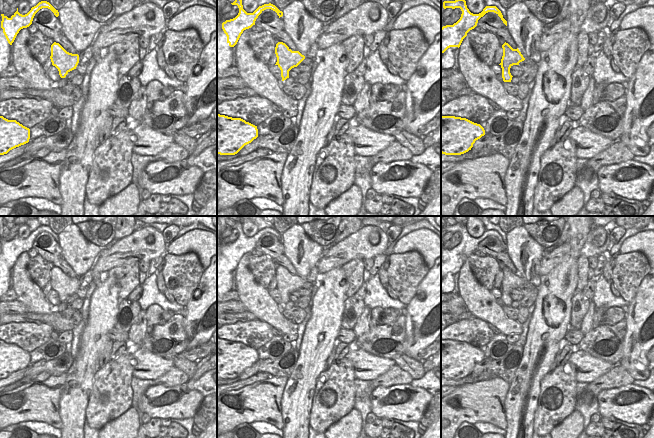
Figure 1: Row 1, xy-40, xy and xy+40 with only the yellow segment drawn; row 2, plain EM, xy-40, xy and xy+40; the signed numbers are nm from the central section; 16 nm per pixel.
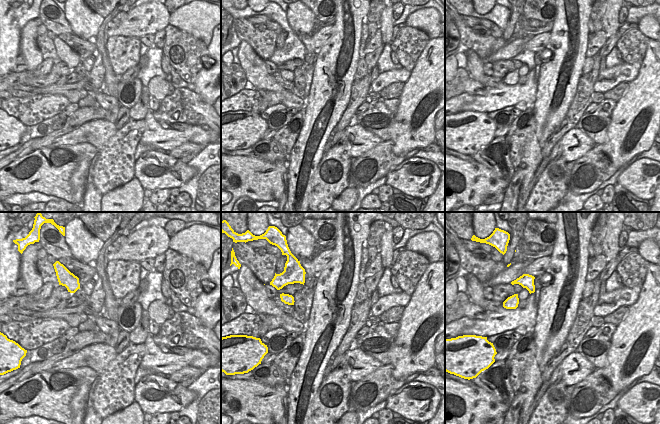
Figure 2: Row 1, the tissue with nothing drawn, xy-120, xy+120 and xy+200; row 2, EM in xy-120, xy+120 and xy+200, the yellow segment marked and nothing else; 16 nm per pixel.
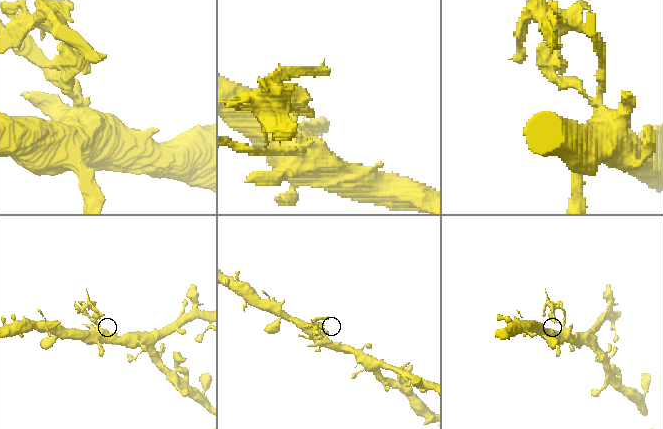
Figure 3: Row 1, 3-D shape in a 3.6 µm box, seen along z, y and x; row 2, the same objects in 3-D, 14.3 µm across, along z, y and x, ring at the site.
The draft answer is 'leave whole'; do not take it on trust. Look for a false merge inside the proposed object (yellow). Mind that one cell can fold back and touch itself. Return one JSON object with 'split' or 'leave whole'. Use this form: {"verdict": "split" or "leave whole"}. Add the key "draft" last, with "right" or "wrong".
{"verdict": "split", "draft": "wrong"}

